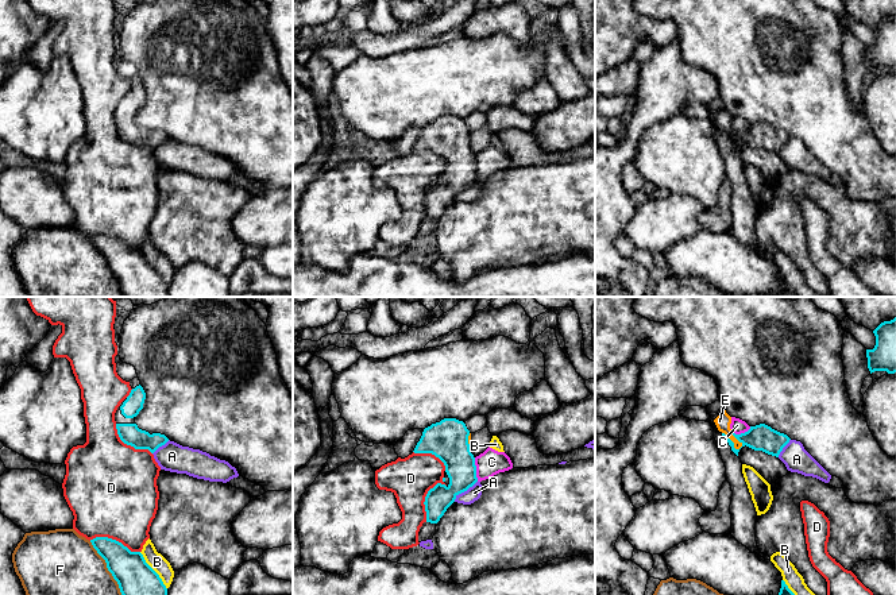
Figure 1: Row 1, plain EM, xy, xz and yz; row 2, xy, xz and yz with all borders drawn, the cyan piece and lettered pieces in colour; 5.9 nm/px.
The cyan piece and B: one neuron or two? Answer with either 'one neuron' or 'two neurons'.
two neurons

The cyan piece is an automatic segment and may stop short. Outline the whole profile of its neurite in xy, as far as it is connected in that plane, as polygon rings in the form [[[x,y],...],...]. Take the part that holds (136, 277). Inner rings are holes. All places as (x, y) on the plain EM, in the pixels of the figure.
[[[96,235],[90,240],[105,258],[125,297],[169,297],[166,283],[140,250],[131,250],[108,235]]]

